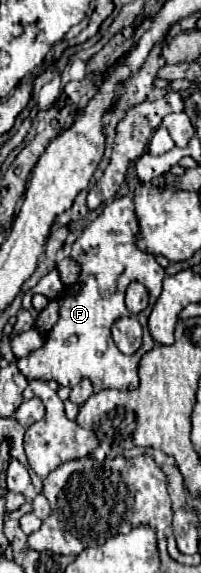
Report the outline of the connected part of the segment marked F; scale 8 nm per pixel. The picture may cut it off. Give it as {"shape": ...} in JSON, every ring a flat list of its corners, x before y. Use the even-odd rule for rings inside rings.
{"shape":[[129,196,117,198,111,204,107,204,103,208,103,212,83,230,81,236,77,236,77,240,71,246,71,254,69,258,73,262,79,264,81,272,79,272,79,292,71,292,69,286,57,296,57,304,59,304,59,320,57,324,51,328,51,332,47,332,45,336,45,344,39,350,33,350,29,356,19,358,17,366,21,370,21,374,27,380,57,380,61,386,75,386,81,378,89,378,91,384,95,386,95,390,103,390,103,388,117,388,117,390,135,390,139,386,139,362,141,356,149,350,155,348,155,340,149,332,147,326,147,318,149,312,153,310,153,304,157,302,157,296,161,294,161,284,165,280,165,270,155,262,155,256,137,250,137,246,133,244,133,236,137,234,137,218,133,212,133,200],[141,274,155,274,155,290,149,290,149,308,145,308,141,314,137,314,135,318,141,322,143,326,143,346,139,352,135,352,133,356,125,356,119,352,119,348,115,346,113,338,111,338,111,326,115,324,115,320,119,320,121,316,133,316,129,314,127,306,125,306,125,290,131,282,139,280]]}

